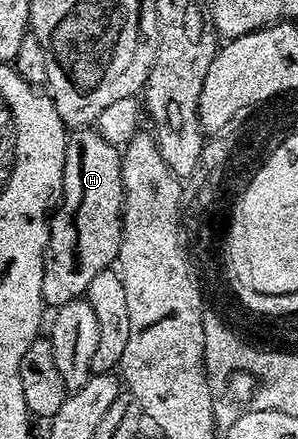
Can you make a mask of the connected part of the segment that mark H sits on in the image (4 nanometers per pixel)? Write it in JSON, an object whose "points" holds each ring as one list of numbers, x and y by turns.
{"points":[[78,128,67,137,66,155,64,156,64,176,62,177,62,196,50,218,50,239,46,245,46,259,44,260,44,284,42,285,42,301,47,307,57,308,68,304,73,298,85,295,88,284,92,284,92,276,96,272,111,269,118,257,118,245,122,239,122,160,119,147,103,141,93,129]]}

